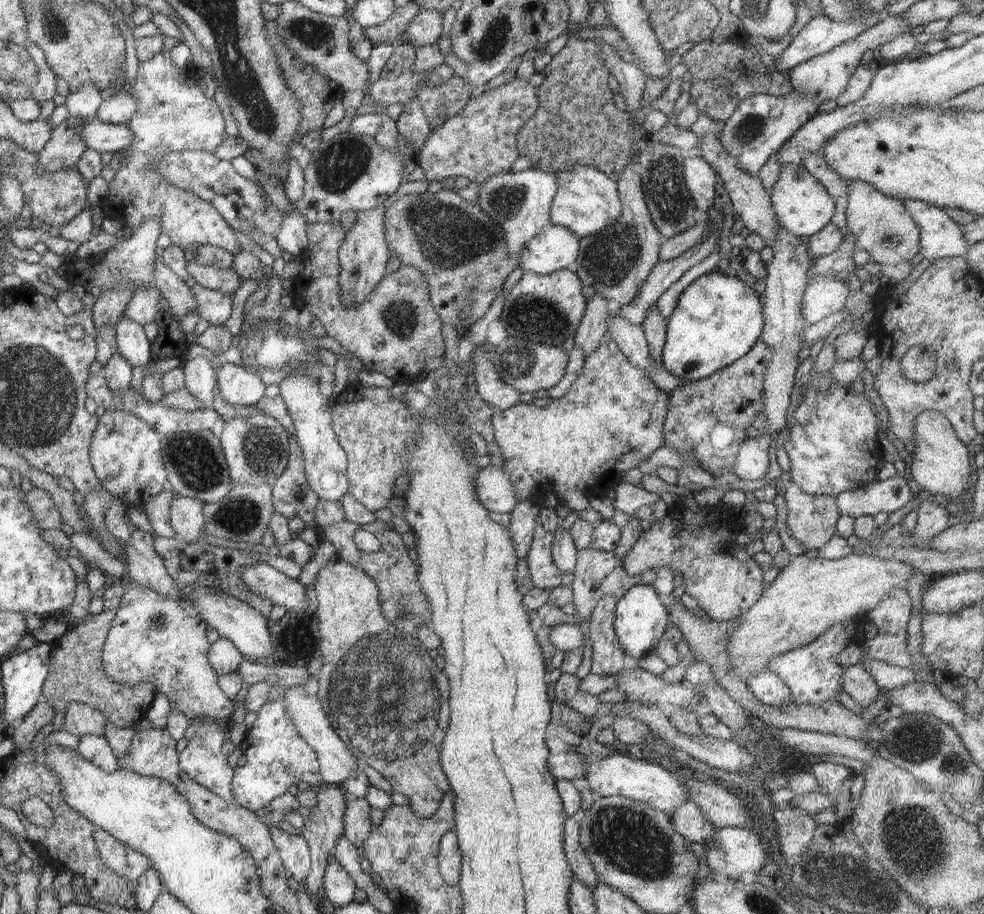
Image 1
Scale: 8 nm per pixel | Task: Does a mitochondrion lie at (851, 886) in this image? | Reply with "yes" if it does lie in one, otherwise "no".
yes

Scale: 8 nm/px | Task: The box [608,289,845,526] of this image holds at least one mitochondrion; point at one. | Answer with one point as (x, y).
(693, 364)

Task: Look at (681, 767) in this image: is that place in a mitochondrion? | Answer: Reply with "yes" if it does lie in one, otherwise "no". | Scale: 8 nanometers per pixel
no

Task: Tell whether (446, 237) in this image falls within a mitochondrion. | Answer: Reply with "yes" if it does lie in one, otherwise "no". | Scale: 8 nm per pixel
yes

